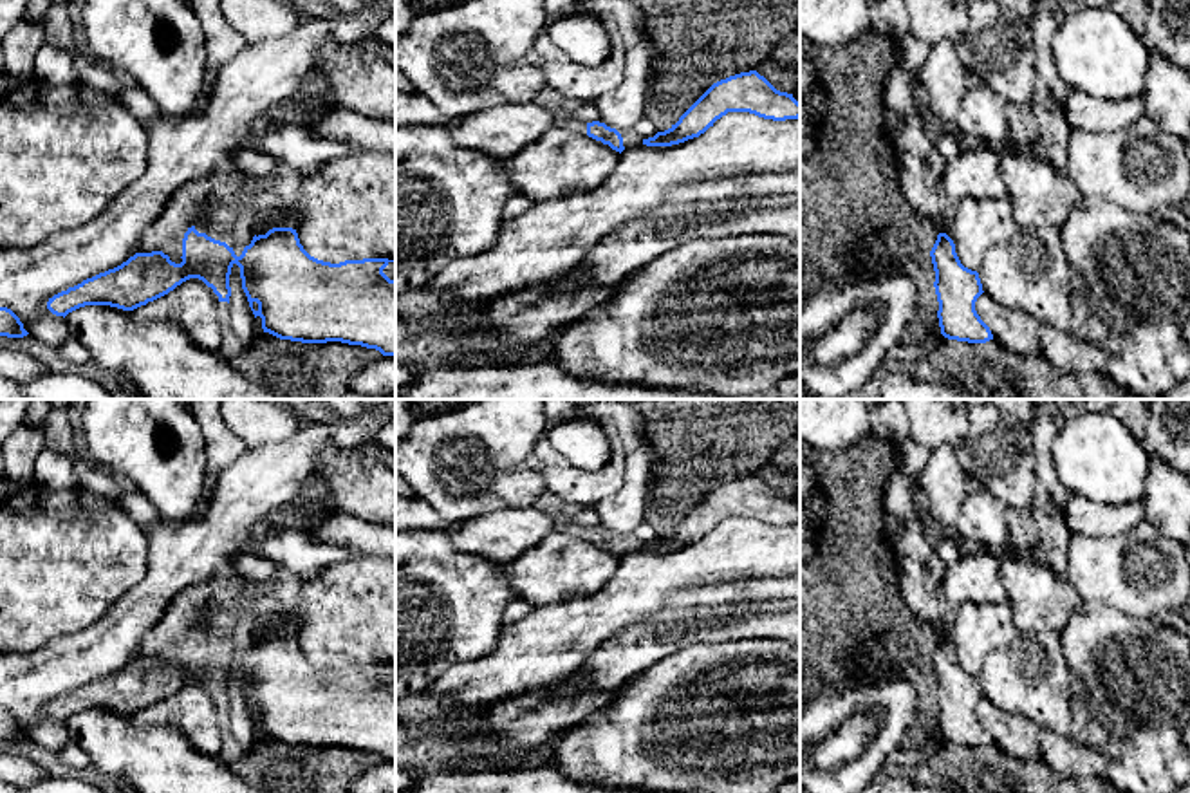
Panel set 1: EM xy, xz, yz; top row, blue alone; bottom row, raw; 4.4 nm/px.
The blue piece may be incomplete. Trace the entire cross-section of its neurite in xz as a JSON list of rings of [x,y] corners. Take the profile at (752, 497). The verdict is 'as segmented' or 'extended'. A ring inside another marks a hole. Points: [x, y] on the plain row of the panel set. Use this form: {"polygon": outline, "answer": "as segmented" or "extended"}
{"polygon": [[[757,475],[740,477],[713,488],[675,529],[643,544],[643,549],[672,551],[699,542],[728,517],[749,517],[764,524],[786,526],[800,522],[800,508],[793,499],[776,495]]], "answer": "as segmented"}

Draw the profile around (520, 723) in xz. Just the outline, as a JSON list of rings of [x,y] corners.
[[[574,683],[554,699],[542,688],[527,690],[479,710],[466,710],[450,732],[468,737],[497,737],[500,751],[529,753],[551,735],[567,732],[610,704],[614,697],[614,692],[583,690]]]

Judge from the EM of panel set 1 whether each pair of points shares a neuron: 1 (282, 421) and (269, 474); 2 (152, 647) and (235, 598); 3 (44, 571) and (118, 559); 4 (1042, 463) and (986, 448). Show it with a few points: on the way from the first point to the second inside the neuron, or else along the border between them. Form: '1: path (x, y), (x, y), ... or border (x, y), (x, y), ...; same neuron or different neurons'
1: border (302, 425), (286, 439), (250, 448); different neurons
2: path (172, 625), (199, 598), (213, 598); same neuron
3: path (62, 559), (100, 559); same neuron
4: border (1028, 425), (1035, 477), (1033, 503); different neurons

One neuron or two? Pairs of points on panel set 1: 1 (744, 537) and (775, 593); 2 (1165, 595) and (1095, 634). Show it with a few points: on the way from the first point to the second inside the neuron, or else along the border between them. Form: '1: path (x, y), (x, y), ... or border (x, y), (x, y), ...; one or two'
1: border (780, 573), (744, 575), (725, 584); two
2: border (1089, 600), (1100, 600), (1129, 615), (1156, 618); two

